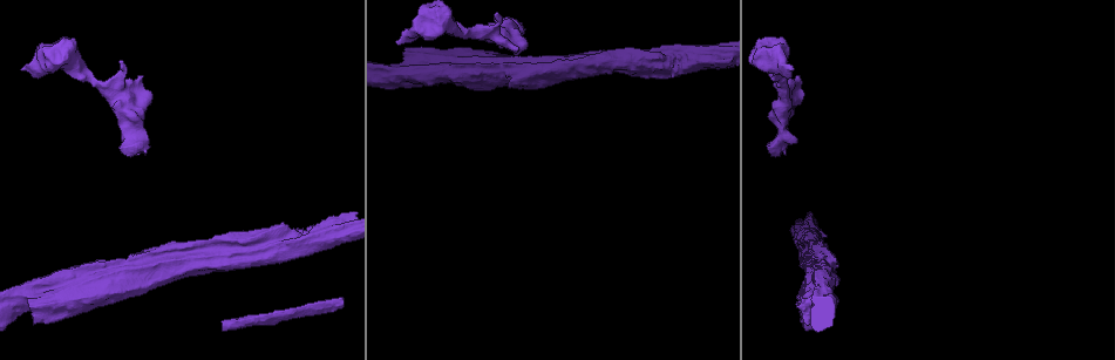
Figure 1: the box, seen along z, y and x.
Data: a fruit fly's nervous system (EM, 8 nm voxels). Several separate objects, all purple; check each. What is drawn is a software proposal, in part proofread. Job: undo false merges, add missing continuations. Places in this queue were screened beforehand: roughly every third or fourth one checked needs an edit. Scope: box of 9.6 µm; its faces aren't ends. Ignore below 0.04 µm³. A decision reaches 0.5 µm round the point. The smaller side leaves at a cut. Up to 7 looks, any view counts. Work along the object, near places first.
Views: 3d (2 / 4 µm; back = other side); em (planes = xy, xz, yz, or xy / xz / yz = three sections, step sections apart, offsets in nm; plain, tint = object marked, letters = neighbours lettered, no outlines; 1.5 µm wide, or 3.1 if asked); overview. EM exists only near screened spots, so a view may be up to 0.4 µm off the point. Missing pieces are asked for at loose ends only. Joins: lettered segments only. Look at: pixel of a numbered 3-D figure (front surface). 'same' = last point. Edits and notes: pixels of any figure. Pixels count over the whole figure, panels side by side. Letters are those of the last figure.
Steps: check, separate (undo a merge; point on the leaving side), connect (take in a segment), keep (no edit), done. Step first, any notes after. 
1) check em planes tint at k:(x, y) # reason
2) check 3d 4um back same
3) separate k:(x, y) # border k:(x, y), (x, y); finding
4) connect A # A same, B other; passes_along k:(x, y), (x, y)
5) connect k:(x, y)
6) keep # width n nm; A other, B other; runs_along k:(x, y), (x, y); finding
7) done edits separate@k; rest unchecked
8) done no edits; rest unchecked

check em planes letters at 1:(498, 14) # free end

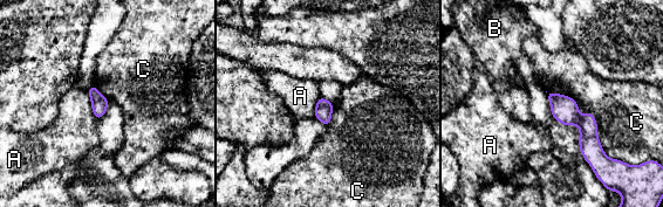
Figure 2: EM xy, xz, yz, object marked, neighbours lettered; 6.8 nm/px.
keep # width 110 nm; A other, B other, C other; none of them fits

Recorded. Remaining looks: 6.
check em planes letters at 1:(790, 69) # branch stops here

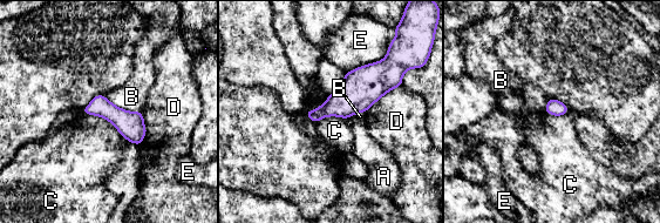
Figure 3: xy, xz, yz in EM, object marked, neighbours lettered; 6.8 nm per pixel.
keep # A other, B other, C other, D other, E other; border 3:(81, 112), (104, 117), (129, 141); no lettered segment goes on from it

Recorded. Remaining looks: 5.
check 3d 4um at 1:(341, 299)

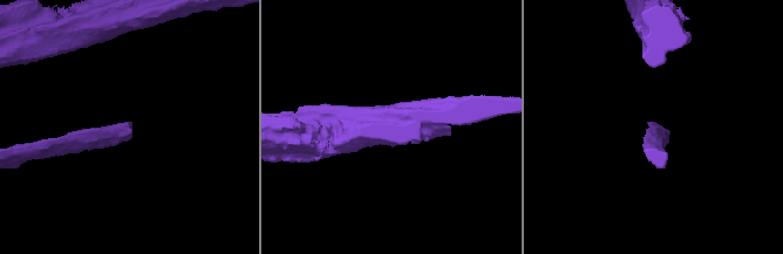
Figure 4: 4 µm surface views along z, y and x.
check em xy step 8 letters at 4:(648, 125) # shape alone is not enough

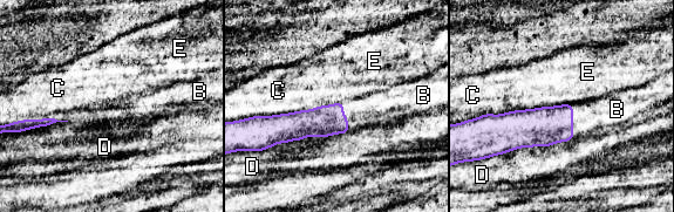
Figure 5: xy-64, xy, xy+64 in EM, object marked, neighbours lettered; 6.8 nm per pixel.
connect 5:(589, 116) # B same, C other, D other, E other; passes_along 5:(544, 127), (572, 121), (589, 116); the cell continues

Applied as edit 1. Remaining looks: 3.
done edits connect@5; rest unchecked

